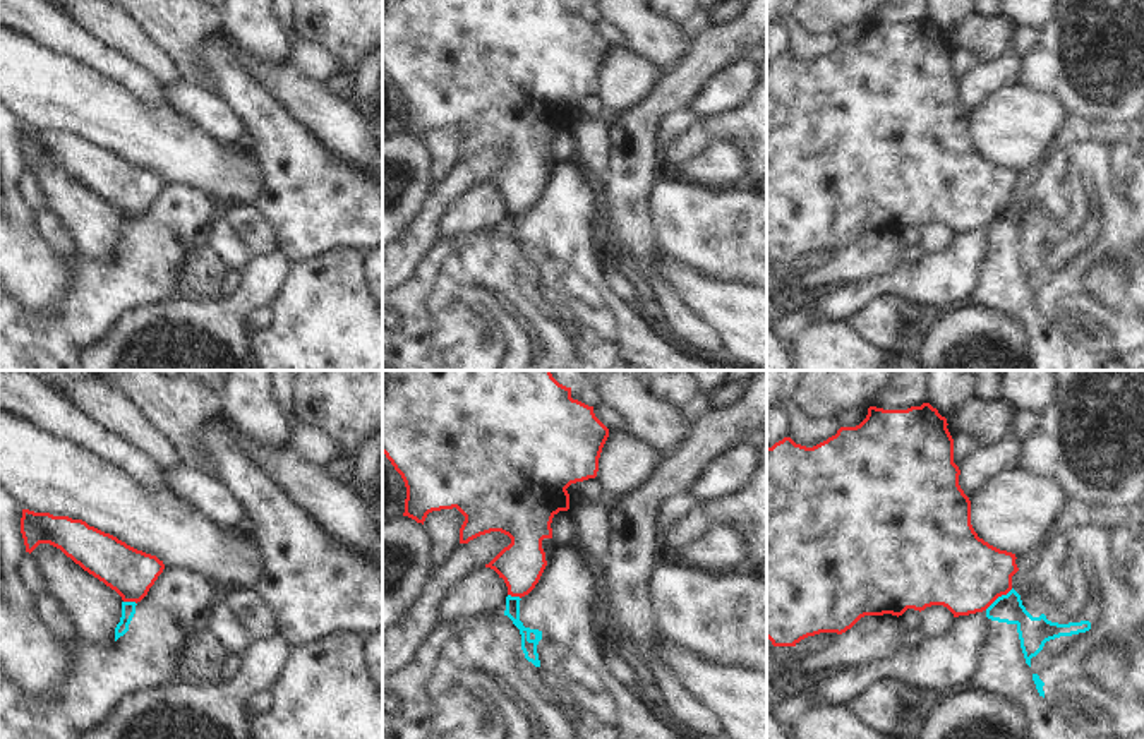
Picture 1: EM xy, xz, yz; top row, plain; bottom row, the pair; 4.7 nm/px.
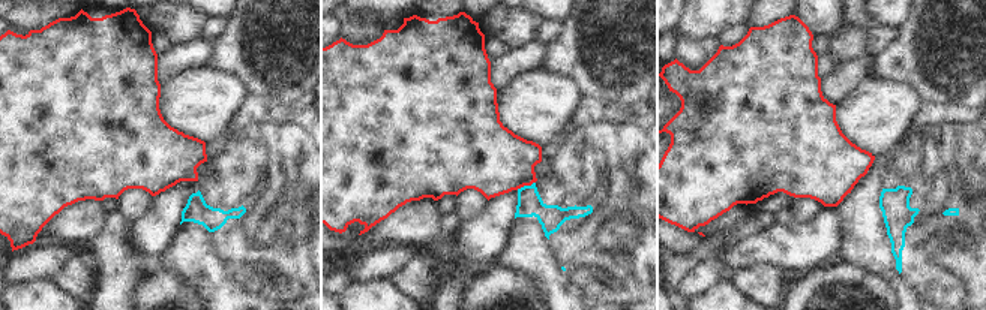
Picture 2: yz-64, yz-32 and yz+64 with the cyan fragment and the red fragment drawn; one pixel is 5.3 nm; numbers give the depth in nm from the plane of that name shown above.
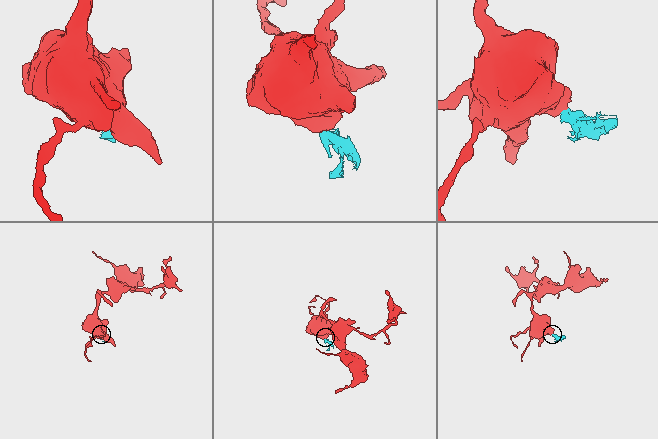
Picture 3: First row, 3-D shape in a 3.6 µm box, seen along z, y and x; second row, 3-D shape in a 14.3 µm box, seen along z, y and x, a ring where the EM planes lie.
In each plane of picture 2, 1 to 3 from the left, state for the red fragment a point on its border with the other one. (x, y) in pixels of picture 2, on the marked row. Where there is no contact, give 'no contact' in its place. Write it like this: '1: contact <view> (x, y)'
1: no contact
2: contact yz-32 (526, 186)
3: no contact

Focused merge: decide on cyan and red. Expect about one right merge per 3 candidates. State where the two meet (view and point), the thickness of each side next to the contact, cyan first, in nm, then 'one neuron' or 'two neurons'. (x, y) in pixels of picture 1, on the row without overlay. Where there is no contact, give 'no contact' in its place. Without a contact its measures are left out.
meets cyan in yz at (999, 213); 140 nm thick on the cyan side, 360 nm on the other; two neurons

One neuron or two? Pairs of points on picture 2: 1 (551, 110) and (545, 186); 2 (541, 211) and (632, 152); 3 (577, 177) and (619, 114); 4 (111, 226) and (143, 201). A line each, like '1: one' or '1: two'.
1: two
2: one
3: one
4: two

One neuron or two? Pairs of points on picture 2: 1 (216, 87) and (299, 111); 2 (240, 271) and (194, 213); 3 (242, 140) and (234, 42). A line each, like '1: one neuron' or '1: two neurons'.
1: two neurons
2: one neuron
3: two neurons

